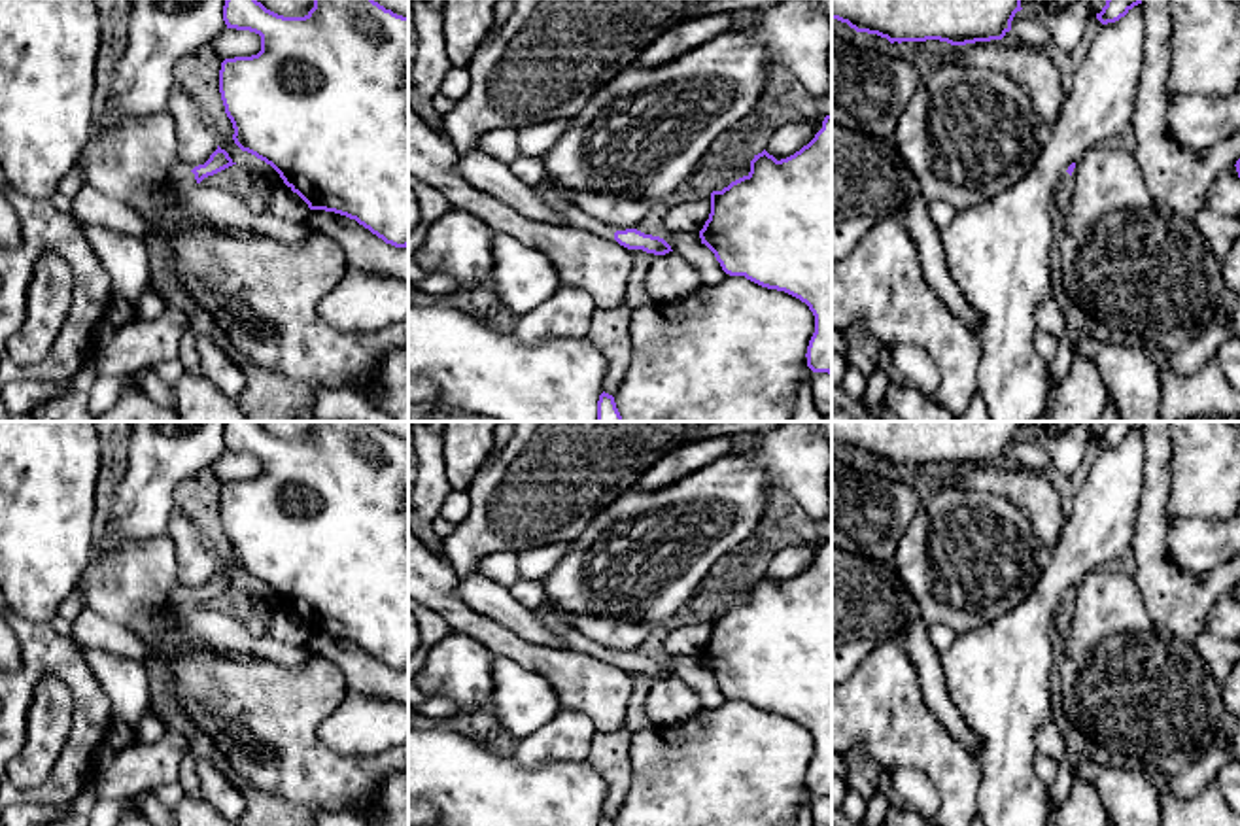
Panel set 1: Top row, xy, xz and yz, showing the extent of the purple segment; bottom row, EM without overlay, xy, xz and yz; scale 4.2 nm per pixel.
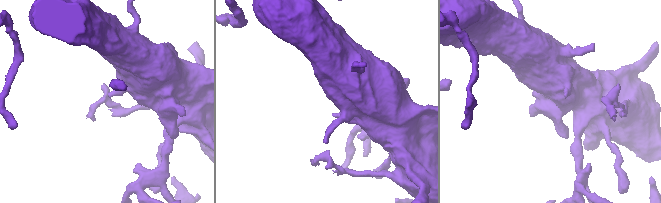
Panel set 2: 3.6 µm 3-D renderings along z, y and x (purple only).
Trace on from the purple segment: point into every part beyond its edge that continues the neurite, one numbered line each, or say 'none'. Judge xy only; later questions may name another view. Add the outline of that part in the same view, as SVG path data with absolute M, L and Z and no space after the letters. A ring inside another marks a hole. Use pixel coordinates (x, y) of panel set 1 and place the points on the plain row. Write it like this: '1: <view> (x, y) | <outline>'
1: xy (182, 598) | M181 588L172 590L172 601L178 603L180 607L187 607L187 609L197 607L195 597Z

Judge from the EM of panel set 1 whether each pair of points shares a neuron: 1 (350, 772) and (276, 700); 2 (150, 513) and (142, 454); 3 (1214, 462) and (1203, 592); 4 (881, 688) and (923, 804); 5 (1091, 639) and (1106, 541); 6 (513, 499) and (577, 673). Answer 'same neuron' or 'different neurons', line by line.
1: same neuron
2: same neuron
3: different neurons
4: different neurons
5: different neurons
6: different neurons

